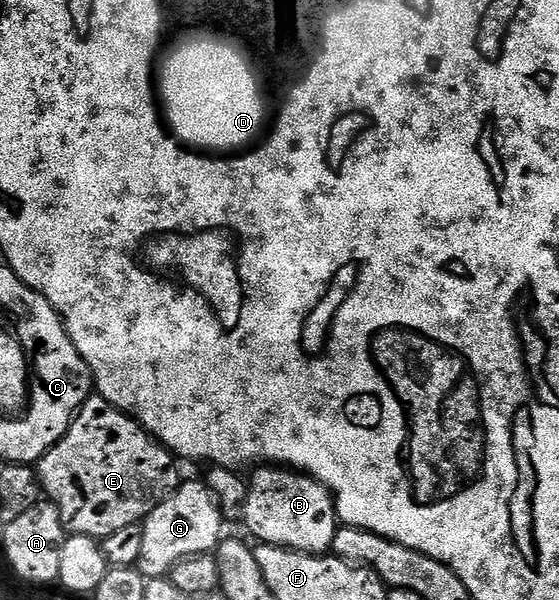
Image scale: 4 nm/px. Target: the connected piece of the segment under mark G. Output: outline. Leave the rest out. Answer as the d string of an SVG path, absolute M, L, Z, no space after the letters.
M184 480L142 522L145 547L141 547L141 559L137 566L139 572L148 579L163 579L177 562L187 557L214 554L225 537L223 525L223 510L219 508L210 487L202 480Z

